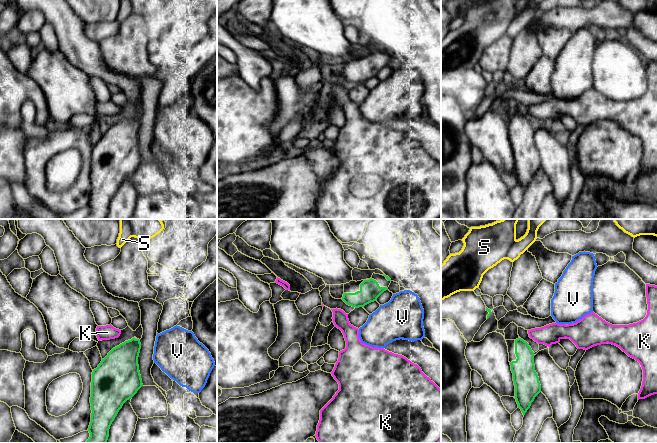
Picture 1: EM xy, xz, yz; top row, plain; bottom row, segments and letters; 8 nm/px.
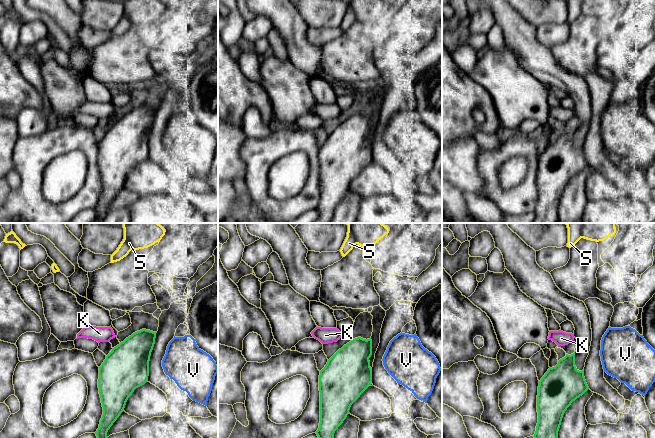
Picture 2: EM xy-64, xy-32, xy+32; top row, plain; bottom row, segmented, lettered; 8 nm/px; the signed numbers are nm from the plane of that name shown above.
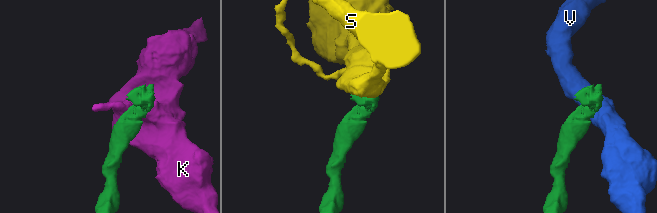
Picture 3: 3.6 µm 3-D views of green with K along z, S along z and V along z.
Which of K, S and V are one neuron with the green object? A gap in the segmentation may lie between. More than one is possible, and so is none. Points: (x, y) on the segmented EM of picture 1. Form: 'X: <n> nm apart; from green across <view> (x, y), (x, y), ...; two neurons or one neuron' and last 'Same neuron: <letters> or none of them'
K: 50 nm apart; from green across yz (525, 341), (529, 336); two neurons
S: 170 nm apart; from green across yz (486, 307), (473, 290); two neurons
V: 60 nm apart; from green across xz (375, 300), (380, 305); two neurons
Same neuron: none of them

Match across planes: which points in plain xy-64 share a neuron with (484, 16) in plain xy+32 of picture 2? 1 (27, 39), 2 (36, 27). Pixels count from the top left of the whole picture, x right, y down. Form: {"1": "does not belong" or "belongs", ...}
{"1": "belongs", "2": "belongs"}

